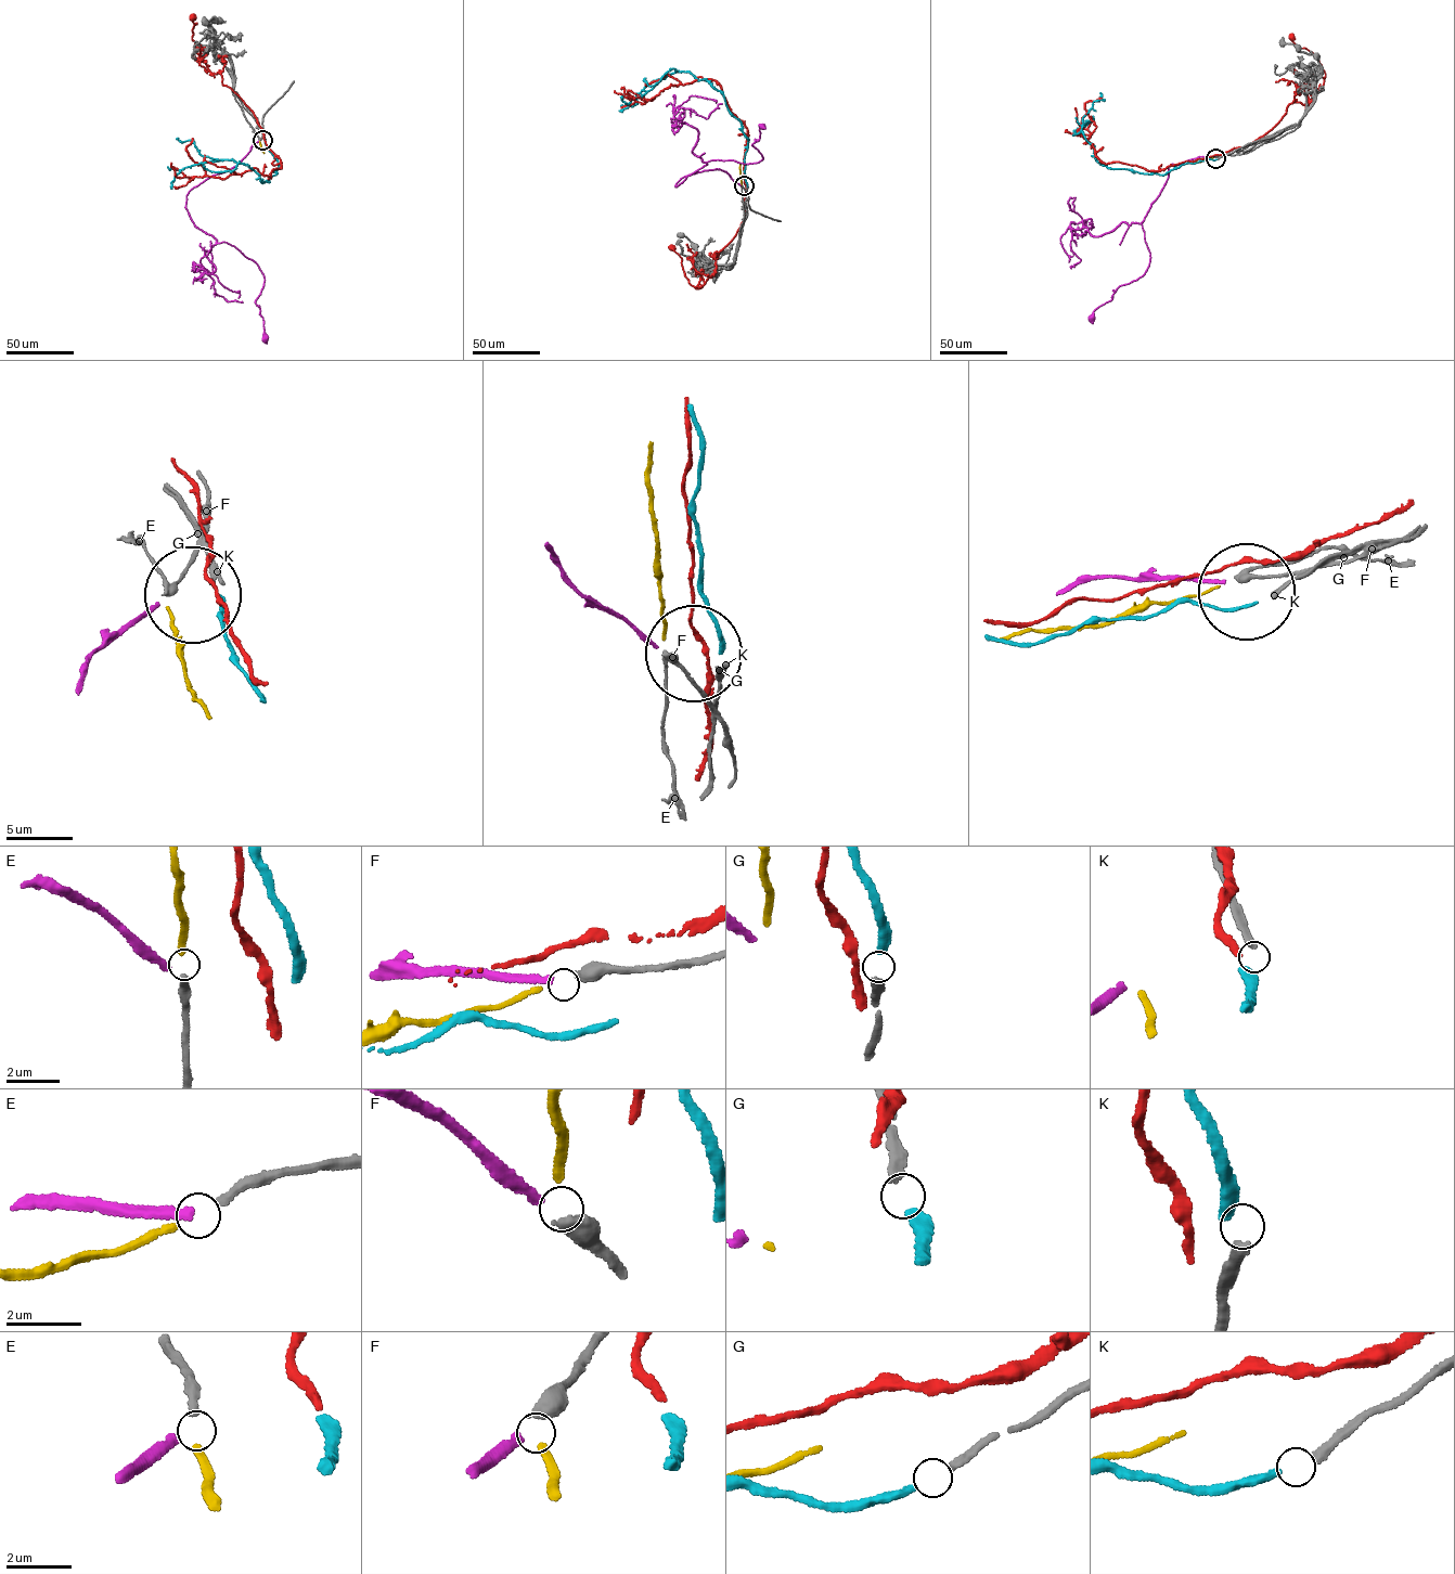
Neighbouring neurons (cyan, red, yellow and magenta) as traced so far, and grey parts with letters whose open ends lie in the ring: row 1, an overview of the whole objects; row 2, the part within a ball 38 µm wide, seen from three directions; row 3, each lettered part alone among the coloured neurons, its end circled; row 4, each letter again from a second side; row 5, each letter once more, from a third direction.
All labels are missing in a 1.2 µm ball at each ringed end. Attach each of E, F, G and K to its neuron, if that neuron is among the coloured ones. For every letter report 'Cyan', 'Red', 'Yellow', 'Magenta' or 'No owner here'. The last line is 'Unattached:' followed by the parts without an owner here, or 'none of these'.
E: Yellow
F: Magenta
G: Cyan
K: No owner here
Unattached: K

